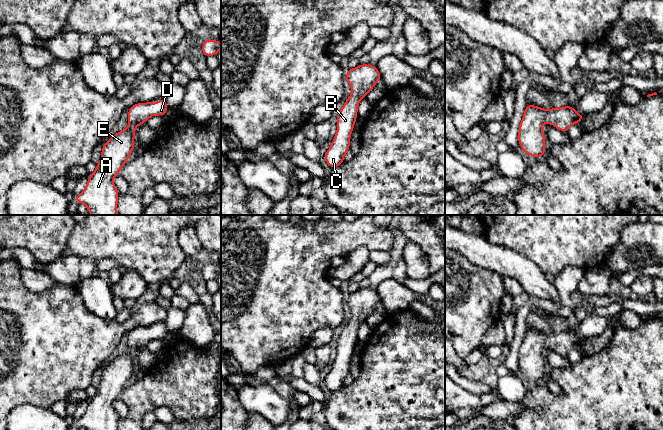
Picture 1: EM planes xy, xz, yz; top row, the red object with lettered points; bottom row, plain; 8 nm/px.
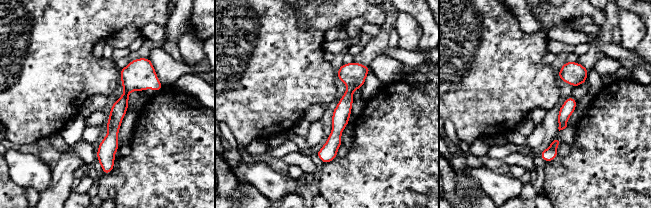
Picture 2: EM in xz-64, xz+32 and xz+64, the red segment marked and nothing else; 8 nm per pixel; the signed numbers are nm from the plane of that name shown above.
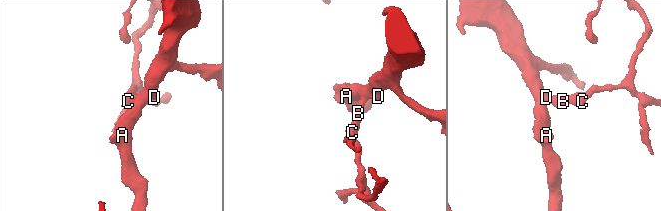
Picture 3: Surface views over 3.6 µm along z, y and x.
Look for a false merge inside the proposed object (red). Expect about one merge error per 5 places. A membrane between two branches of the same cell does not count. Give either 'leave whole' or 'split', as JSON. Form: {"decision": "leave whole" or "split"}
{"decision": "leave whole"}

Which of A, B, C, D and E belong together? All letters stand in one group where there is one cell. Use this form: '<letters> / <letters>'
A B C D E

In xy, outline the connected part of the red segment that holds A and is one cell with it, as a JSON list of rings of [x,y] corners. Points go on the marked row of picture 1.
[[[158,98],[157,105],[152,101],[133,104],[128,109],[128,128],[115,133],[103,144],[96,170],[89,175],[86,187],[73,201],[85,204],[91,215],[118,215],[120,194],[113,179],[120,174],[135,148],[136,128],[146,123],[151,116],[163,117],[168,109],[165,98]]]

